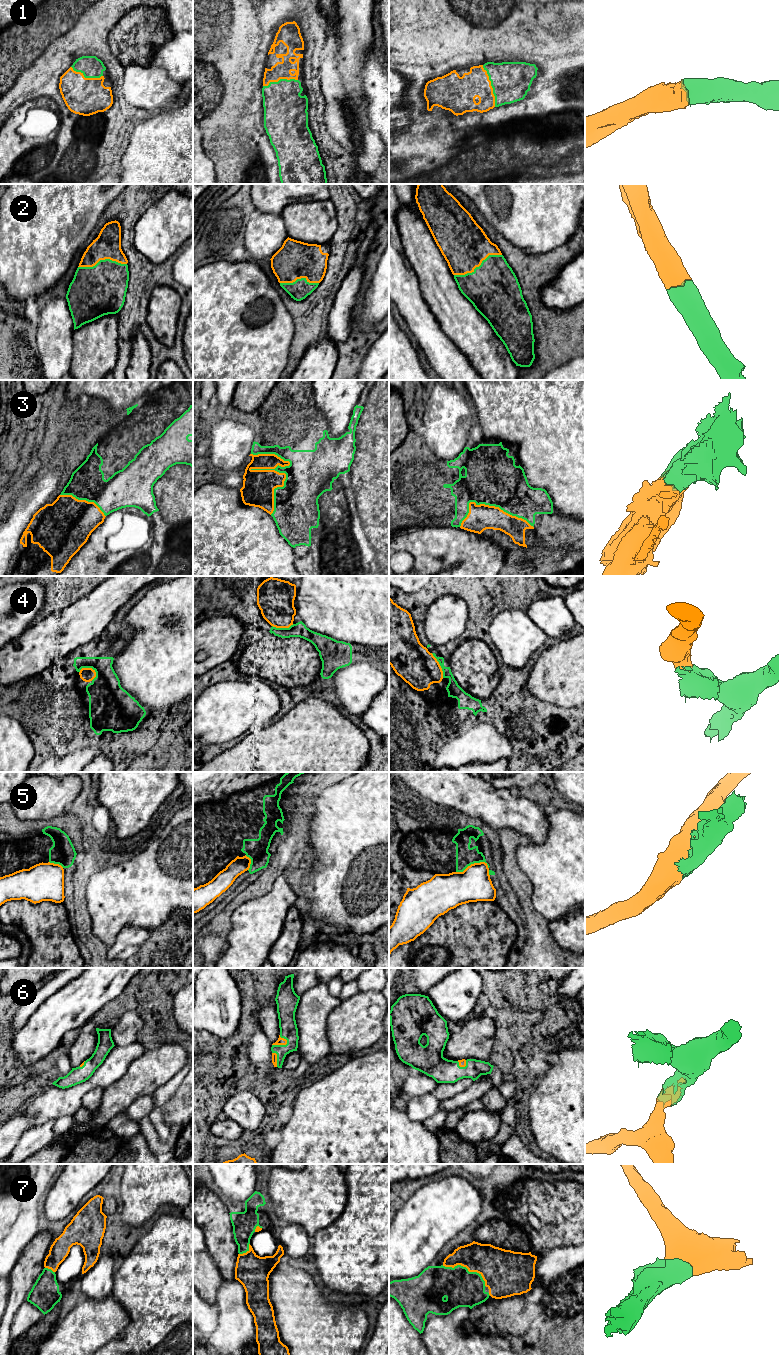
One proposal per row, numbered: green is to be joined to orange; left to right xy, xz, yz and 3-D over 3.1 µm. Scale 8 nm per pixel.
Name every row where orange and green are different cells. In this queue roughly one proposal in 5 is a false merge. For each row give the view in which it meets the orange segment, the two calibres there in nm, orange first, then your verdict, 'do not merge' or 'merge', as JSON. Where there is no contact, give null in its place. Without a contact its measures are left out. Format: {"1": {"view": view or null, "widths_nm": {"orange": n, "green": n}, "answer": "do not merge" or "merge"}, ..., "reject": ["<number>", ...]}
{"1": {"view": "yz", "widths_nm": {"orange": 240, "green": 320}, "answer": "merge"}, "2": {"view": "yz", "widths_nm": {"orange": 380, "green": 420}, "answer": "merge"}, "3": {"view": "xz", "widths_nm": {"orange": 260, "green": 300}, "answer": "merge"}, "4": {"view": "xy", "widths_nm": {"orange": 110, "green": 280}, "answer": "merge"}, "5": {"view": "yz", "widths_nm": {"orange": 280, "green": 160}, "answer": "do not merge"}, "6": {"view": "xz", "widths_nm": {"orange": 60, "green": 140}, "answer": "merge"}, "7": {"view": "yz", "widths_nm": {"orange": 300, "green": 300}, "answer": "merge"}, "reject": ["5"]}

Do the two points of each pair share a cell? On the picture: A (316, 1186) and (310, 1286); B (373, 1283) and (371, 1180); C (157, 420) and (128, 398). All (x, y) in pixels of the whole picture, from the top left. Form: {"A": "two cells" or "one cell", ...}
{"A": "two cells", "B": "one cell", "C": "two cells"}

